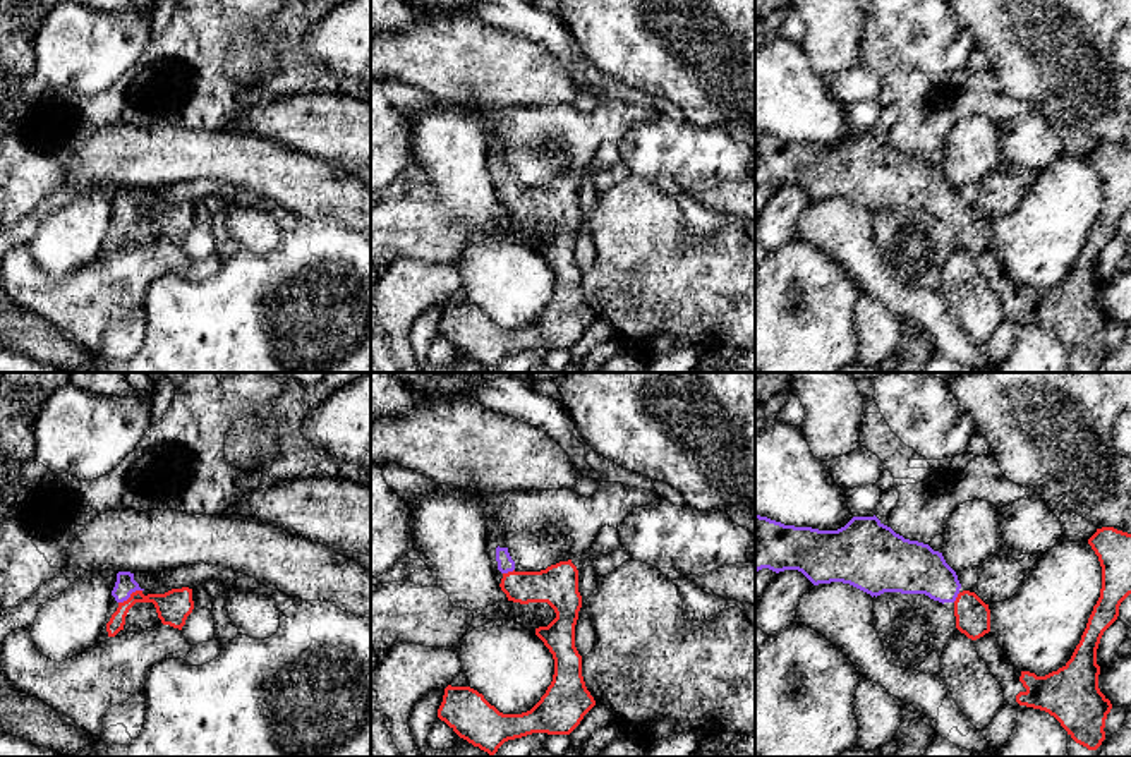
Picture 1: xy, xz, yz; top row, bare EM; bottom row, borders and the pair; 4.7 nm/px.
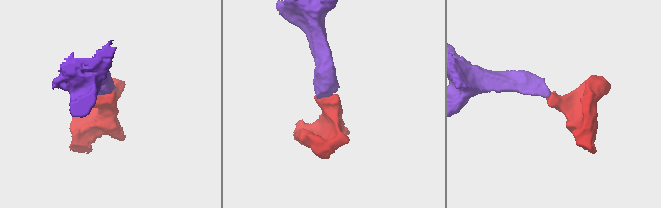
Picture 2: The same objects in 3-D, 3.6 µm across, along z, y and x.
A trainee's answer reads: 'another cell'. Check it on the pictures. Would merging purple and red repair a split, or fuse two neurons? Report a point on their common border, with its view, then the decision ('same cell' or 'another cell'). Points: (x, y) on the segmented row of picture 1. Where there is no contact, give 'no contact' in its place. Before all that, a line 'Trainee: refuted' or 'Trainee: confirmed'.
Trainee: refuted
contact xy (129, 596); same cell

